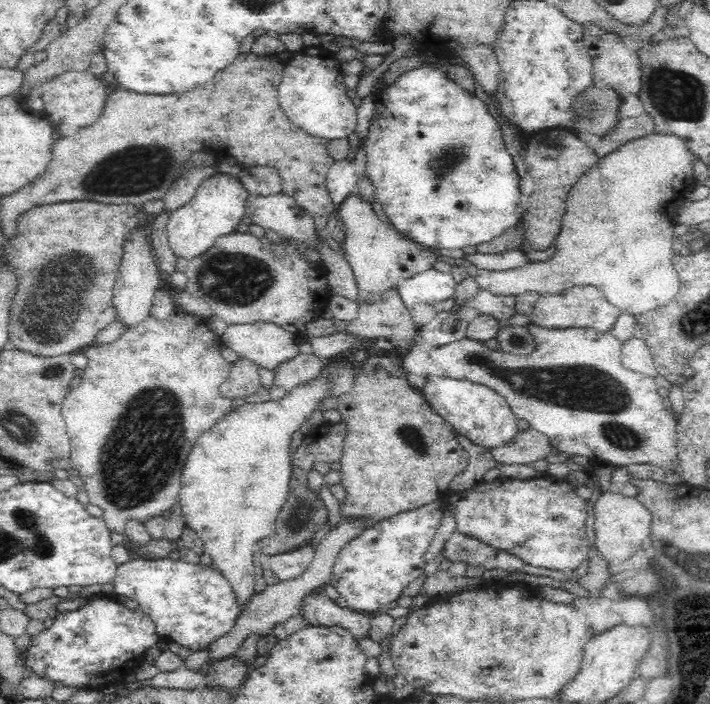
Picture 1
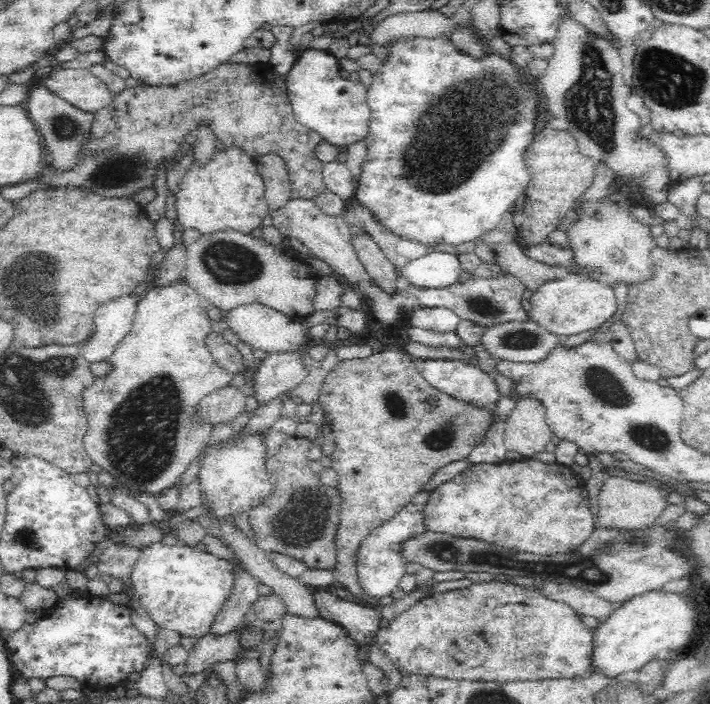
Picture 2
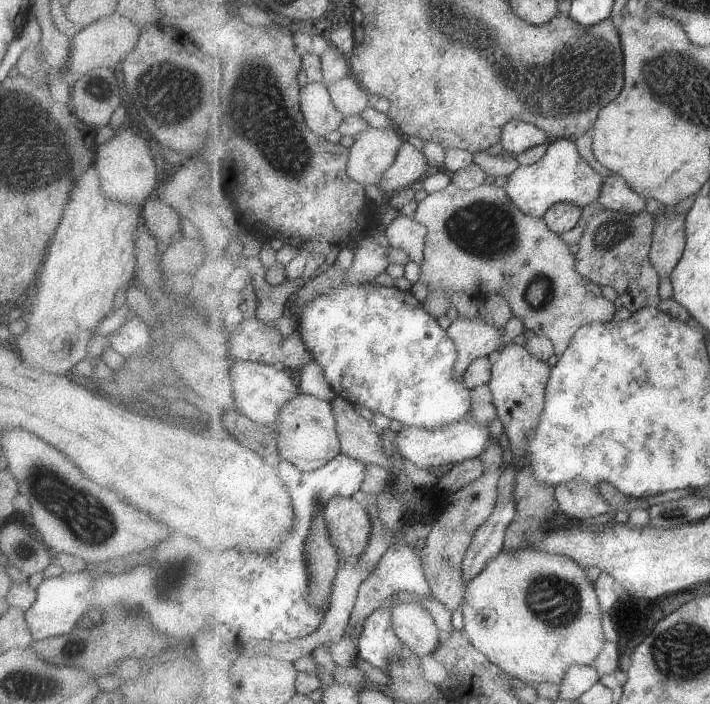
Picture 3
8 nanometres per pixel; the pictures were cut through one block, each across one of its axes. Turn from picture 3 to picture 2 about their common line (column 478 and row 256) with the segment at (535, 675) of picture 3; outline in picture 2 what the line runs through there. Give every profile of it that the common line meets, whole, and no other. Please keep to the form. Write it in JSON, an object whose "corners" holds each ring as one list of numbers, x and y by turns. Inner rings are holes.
{"corners":[[615,176,615,180,622,181,622,188,613,189,611,194,596,202,582,201,575,209,578,220,573,222,566,234,576,261,583,268,576,274,610,286,617,283,630,286,652,276,650,250,656,248,658,242,650,235,650,226,639,222,631,214,632,208,649,206,643,200,639,180,631,176]]}

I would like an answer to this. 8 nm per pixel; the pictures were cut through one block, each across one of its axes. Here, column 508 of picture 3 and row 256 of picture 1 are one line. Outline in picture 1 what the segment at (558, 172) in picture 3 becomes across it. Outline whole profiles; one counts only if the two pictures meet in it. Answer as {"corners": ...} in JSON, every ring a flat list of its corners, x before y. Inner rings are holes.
{"corners":[[217,170,200,183,194,196,170,213,167,222,168,240,177,258,190,260,206,253,221,236,236,233,238,224,249,210,250,193,238,176]]}

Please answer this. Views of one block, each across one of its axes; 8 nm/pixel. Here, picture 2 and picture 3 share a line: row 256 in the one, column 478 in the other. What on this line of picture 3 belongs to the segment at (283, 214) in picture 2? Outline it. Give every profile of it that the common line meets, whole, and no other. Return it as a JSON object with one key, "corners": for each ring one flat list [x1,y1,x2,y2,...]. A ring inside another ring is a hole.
{"corners":[[459,314,459,318,448,327,448,334,458,347,455,373,459,382,463,381,463,374,466,374,475,358,488,357,491,352,505,346,503,327,492,326,480,315,477,318,465,318]]}

